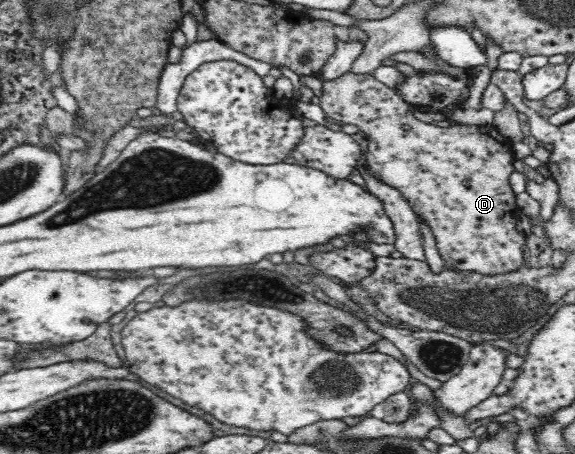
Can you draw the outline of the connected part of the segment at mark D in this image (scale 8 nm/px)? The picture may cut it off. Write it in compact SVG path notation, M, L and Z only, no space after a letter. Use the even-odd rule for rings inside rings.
M348 72L334 80L322 80L319 97L319 105L329 124L355 124L365 132L368 147L364 157L369 172L376 180L398 190L417 216L429 226L445 268L496 276L518 270L525 264L522 248L526 246L526 237L516 229L516 218L524 216L524 213L516 204L517 195L510 187L510 174L515 171L512 142L496 127L457 123L444 128L424 123L414 117L413 109L400 95L373 74Z

